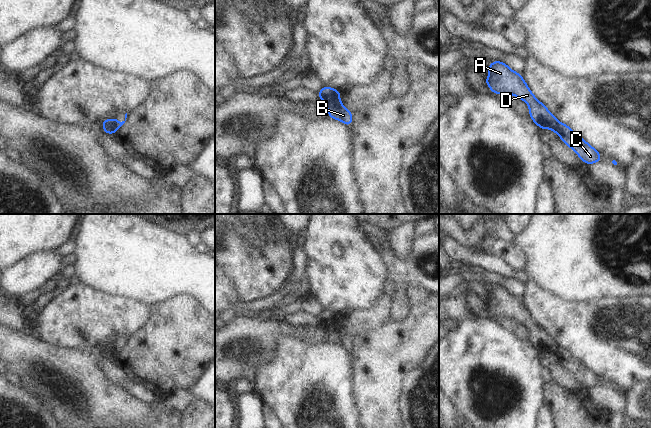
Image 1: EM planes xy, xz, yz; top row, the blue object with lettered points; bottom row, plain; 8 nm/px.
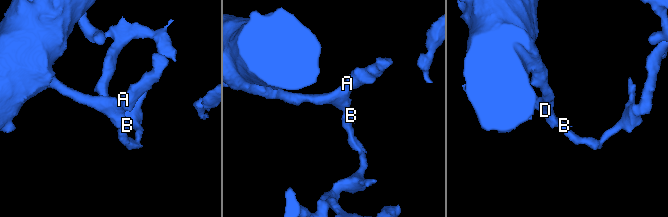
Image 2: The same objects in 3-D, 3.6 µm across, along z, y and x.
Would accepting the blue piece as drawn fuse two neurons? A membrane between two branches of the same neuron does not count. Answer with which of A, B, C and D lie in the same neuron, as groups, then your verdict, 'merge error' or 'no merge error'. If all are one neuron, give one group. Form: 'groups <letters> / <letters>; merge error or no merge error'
groups A D / B C; merge error

